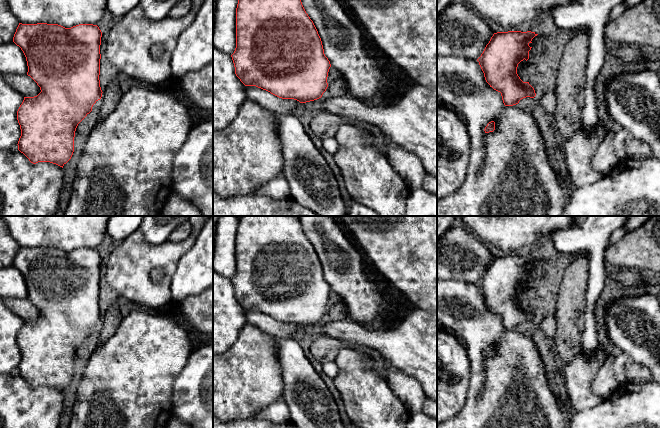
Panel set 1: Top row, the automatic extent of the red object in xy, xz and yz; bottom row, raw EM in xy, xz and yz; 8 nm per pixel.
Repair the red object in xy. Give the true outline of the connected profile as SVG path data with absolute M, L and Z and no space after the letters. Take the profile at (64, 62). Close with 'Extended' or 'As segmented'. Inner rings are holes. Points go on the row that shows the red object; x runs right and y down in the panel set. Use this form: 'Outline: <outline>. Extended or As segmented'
Outline: M19 23L13 42L26 57L27 75L41 90L37 96L24 97L17 111L21 129L18 150L31 163L50 162L63 168L71 159L76 128L103 93L99 80L101 37L101 30L93 24L65 28L58 24Z. As segmented

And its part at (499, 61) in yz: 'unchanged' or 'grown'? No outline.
unchanged

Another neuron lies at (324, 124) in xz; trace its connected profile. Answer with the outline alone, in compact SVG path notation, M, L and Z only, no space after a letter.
M328 111L315 112L310 121L310 128L321 141L335 137L338 128L345 119Z

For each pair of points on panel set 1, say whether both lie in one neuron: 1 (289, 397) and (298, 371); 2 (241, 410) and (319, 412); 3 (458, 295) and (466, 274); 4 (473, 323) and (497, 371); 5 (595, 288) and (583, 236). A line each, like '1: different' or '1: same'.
1: same
2: different
3: different
4: same
5: same

